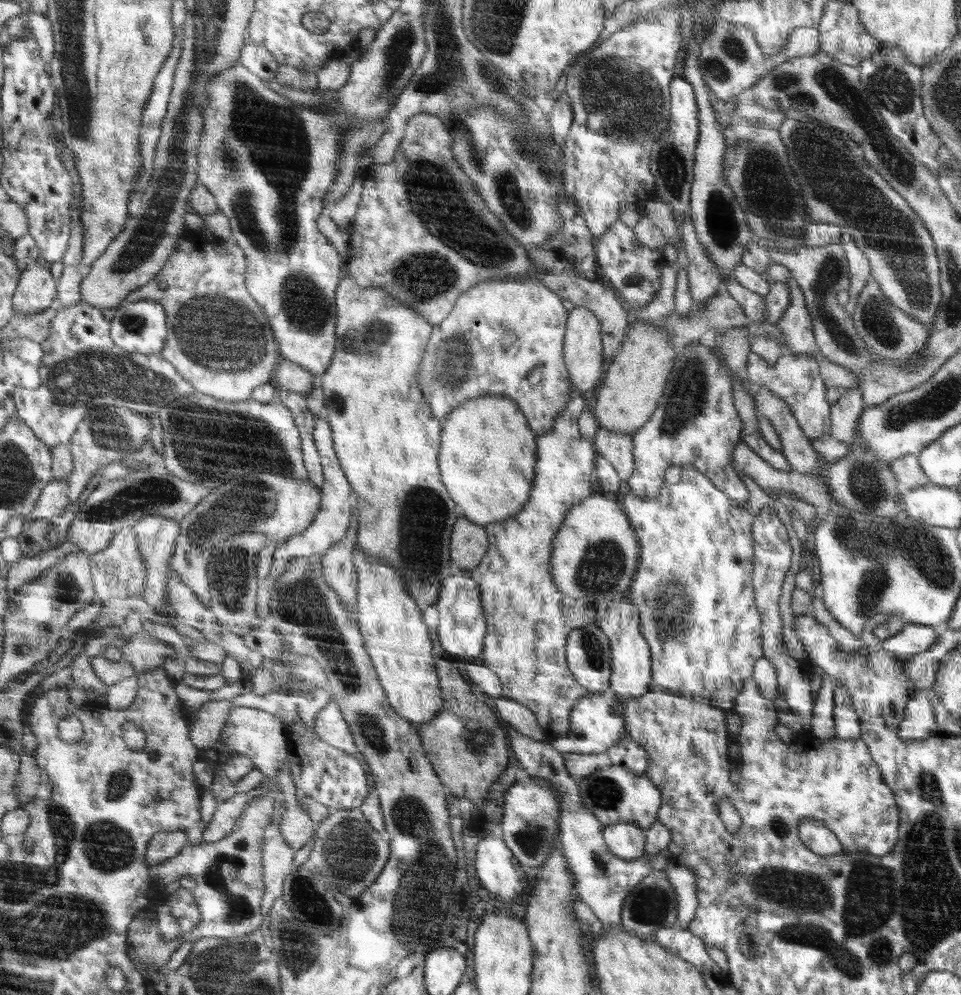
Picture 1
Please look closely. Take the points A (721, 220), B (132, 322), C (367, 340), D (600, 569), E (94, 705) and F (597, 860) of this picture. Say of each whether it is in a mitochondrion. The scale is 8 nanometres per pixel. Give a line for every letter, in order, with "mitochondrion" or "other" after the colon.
A: mitochondrion
B: mitochondrion
C: mitochondrion
D: mitochondrion
E: other
F: mitochondrion

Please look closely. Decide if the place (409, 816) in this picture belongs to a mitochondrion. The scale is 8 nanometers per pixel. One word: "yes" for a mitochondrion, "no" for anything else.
yes

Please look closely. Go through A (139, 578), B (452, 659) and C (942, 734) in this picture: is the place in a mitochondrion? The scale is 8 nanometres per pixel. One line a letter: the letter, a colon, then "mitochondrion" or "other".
A: other
B: other
C: other

